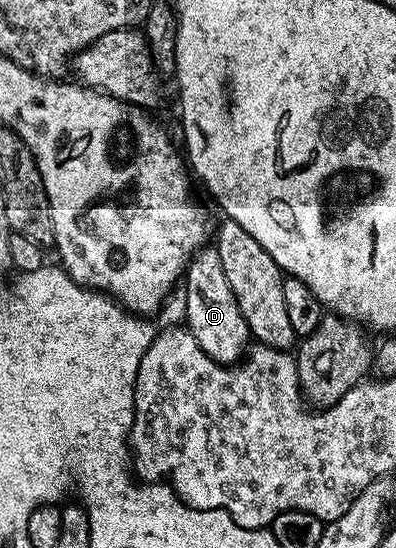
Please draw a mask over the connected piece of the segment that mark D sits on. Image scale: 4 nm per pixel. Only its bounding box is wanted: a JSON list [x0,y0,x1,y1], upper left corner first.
[182,247,250,365]

